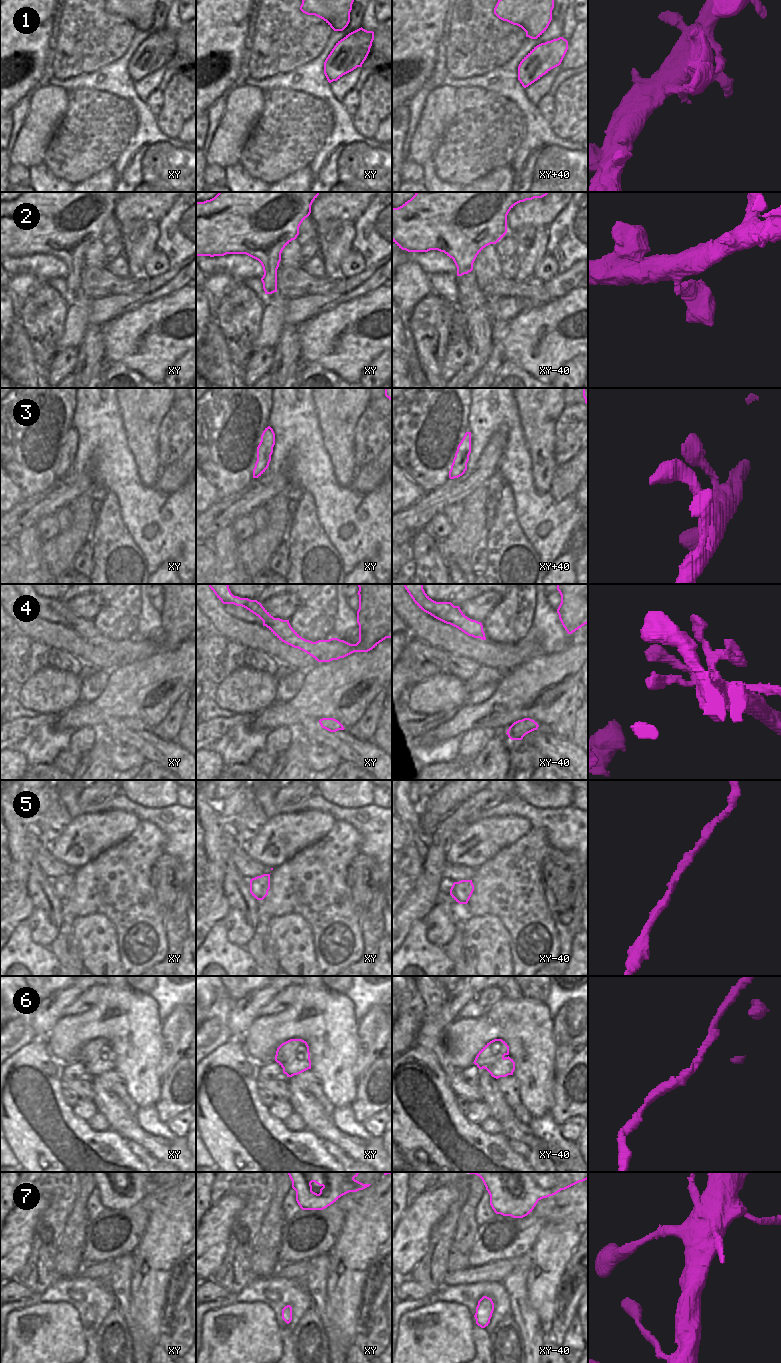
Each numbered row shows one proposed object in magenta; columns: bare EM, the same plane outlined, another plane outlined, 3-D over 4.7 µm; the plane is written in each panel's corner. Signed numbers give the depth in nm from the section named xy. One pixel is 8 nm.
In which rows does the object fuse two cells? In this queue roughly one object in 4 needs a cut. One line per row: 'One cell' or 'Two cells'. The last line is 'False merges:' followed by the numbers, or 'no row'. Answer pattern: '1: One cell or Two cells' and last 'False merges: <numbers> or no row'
1: One cell
2: One cell
3: One cell
4: One cell
5: One cell
6: One cell
7: Two cells
False merges: 7

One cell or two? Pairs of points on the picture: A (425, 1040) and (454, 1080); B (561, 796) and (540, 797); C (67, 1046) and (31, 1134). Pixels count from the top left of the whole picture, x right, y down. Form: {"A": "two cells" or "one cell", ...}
{"A": "one cell", "B": "one cell", "C": "two cells"}

